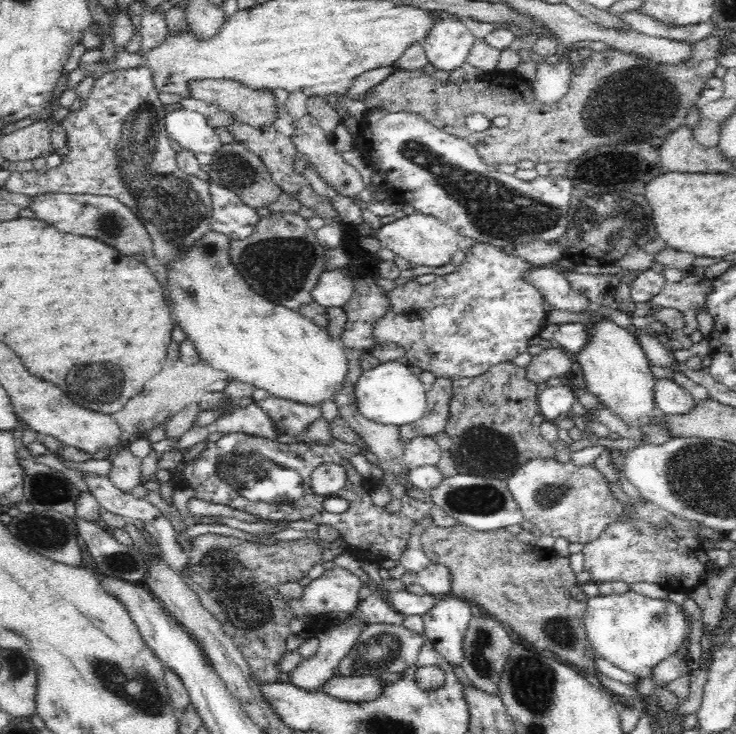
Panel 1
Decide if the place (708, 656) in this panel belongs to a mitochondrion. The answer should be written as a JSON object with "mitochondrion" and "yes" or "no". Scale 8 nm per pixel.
{"mitochondrion":"no"}

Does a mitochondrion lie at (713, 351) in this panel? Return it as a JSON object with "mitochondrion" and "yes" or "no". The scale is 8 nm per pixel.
{"mitochondrion":"no"}

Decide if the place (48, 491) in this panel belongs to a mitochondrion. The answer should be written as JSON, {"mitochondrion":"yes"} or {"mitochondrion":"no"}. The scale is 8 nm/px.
{"mitochondrion":"yes"}

